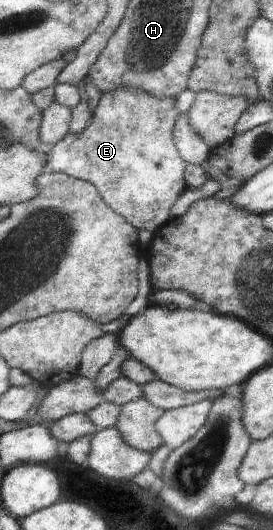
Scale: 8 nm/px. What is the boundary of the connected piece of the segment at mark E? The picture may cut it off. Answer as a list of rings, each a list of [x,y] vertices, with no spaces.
[[[118,86],[116,90],[102,92],[90,123],[82,132],[68,133],[51,147],[40,145],[40,150],[47,153],[46,171],[64,172],[94,184],[105,202],[118,215],[125,216],[138,230],[154,232],[162,223],[169,222],[170,209],[186,187],[184,167],[187,167],[187,163],[180,159],[176,143],[172,143],[176,113],[176,98],[172,96],[162,94],[158,97],[136,86]]]

